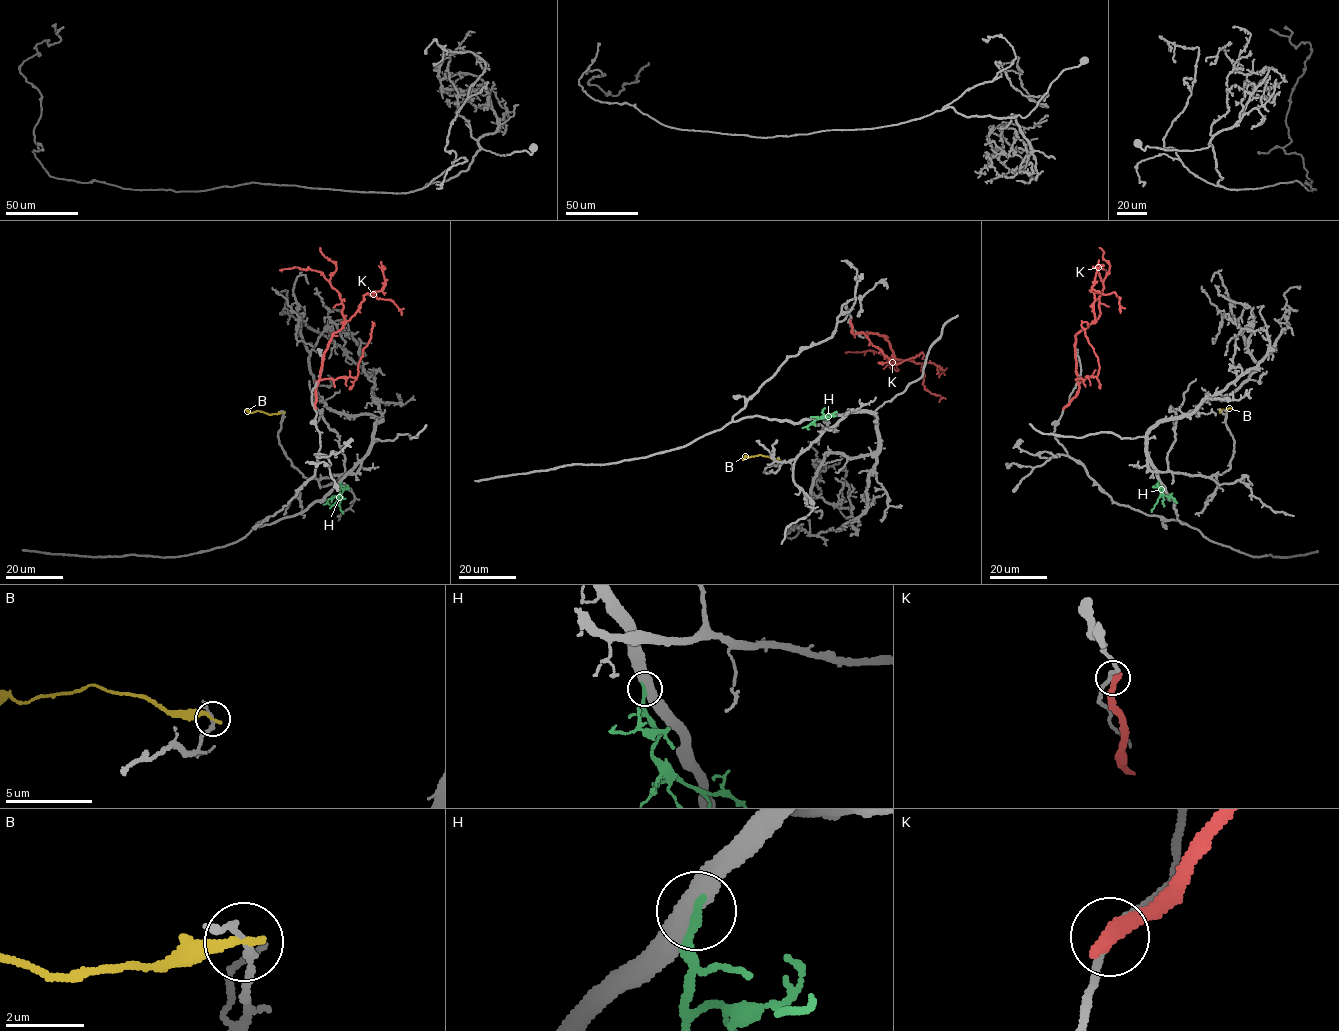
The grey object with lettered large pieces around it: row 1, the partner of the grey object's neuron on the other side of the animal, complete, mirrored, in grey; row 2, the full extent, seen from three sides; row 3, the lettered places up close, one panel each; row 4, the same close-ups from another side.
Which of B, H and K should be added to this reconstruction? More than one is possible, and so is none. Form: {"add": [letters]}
{"add": ["H"]}

